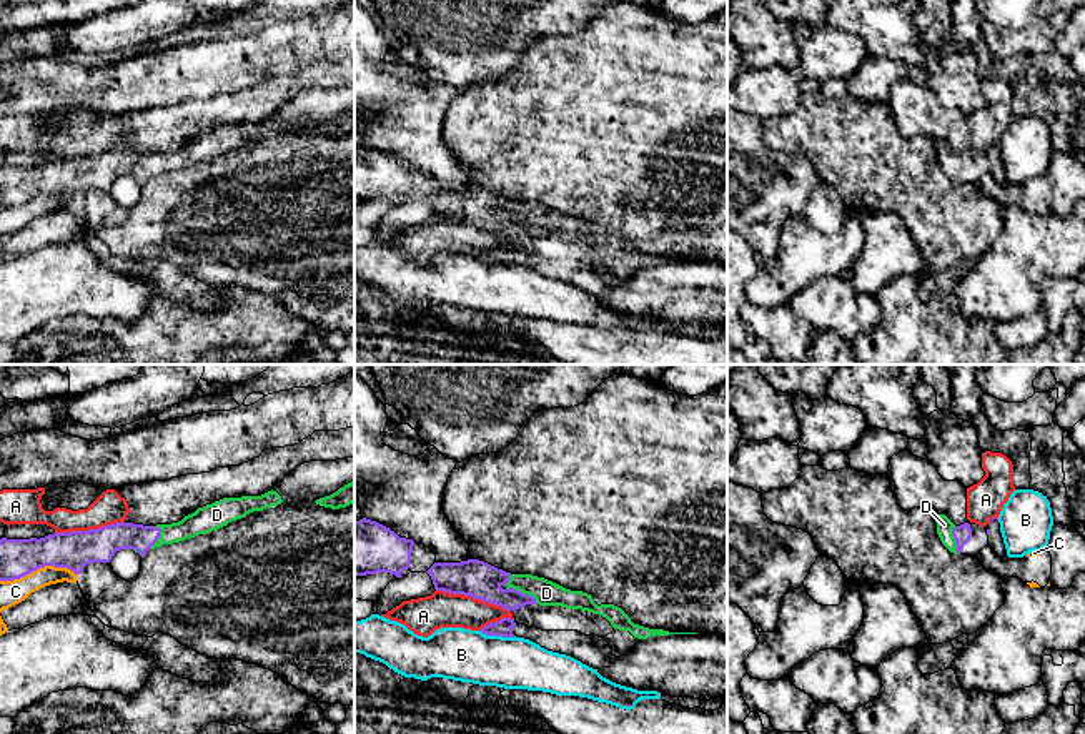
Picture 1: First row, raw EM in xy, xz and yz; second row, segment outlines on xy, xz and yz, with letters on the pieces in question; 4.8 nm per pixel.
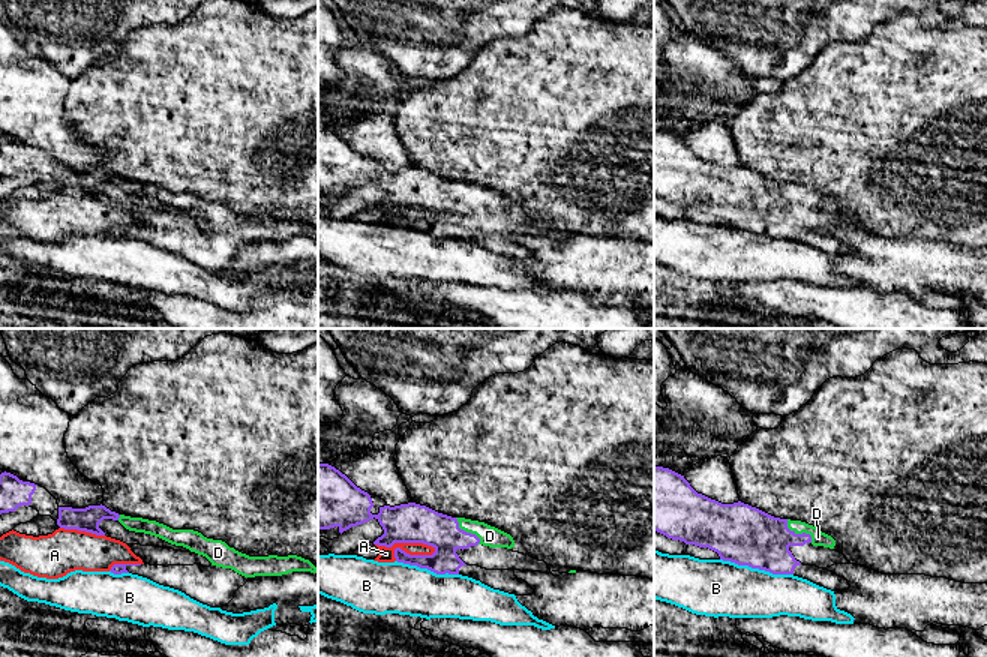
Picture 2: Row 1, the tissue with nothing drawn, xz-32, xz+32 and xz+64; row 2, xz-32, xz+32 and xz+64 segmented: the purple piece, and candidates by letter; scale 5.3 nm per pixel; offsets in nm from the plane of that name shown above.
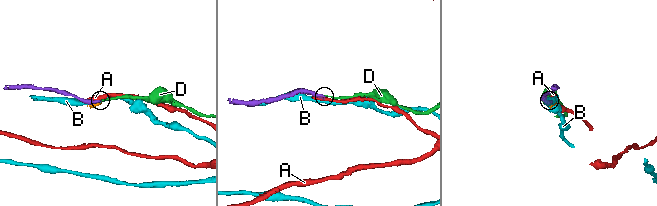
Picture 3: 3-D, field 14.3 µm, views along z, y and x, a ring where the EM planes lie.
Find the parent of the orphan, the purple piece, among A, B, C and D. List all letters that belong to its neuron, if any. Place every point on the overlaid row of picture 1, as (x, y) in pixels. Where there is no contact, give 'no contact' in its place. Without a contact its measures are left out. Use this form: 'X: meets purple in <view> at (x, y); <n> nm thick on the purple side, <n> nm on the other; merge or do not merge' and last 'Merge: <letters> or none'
A: meets purple in xz at (473, 596); 180 nm thick on the purple side, 180 nm on the other; do not merge
B: meets purple in xz at (498, 634); 80 nm thick on the purple side, 260 nm on the other; do not merge
C: meets purple in xy at (39, 568); 180 nm thick on the purple side, 120 nm on the other; do not merge
D: meets purple in xz at (516, 590); 180 nm thick on the purple side, 130 nm on the other; merge
Merge: D

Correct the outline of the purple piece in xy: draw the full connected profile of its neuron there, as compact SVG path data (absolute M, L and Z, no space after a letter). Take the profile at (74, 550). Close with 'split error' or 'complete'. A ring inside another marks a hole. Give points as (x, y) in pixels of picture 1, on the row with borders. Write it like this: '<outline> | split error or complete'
M271 489L261 496L223 498L171 524L115 523L88 531L53 533L40 539L2 538L0 581L20 579L45 566L80 574L90 563L110 563L120 549L133 549L143 556L148 549L208 534L253 511L281 503L281 496Z | split error

